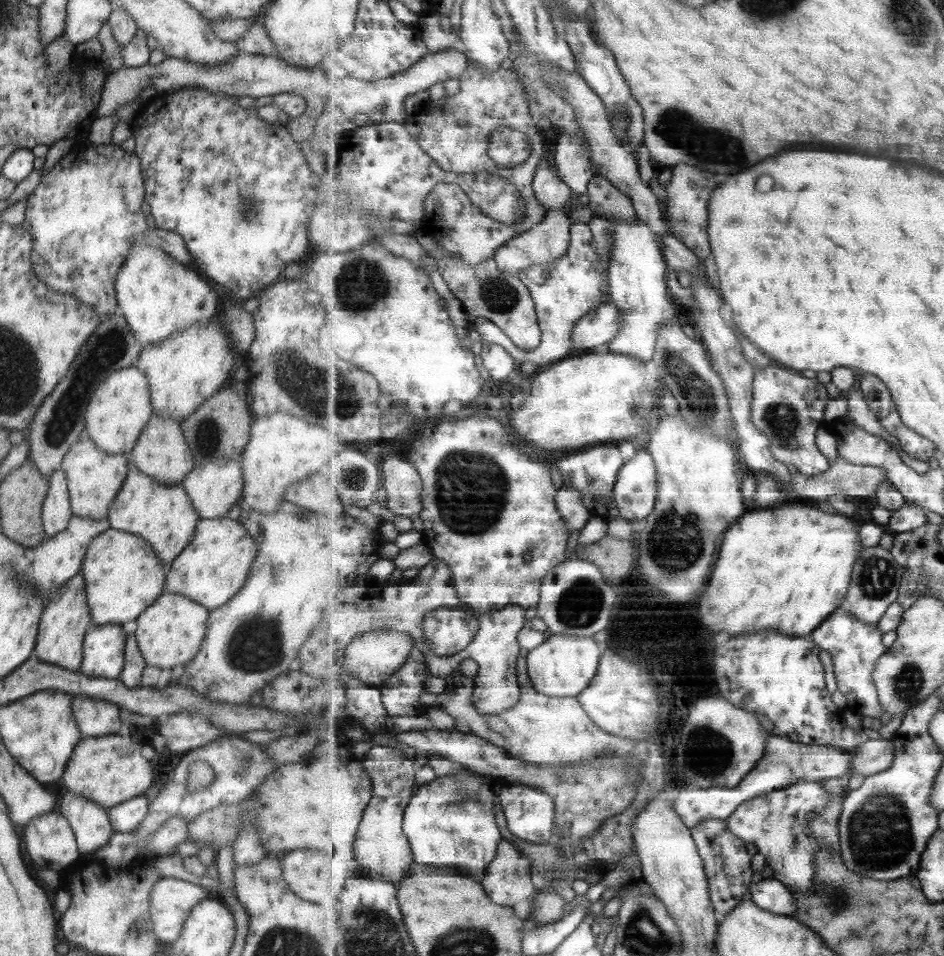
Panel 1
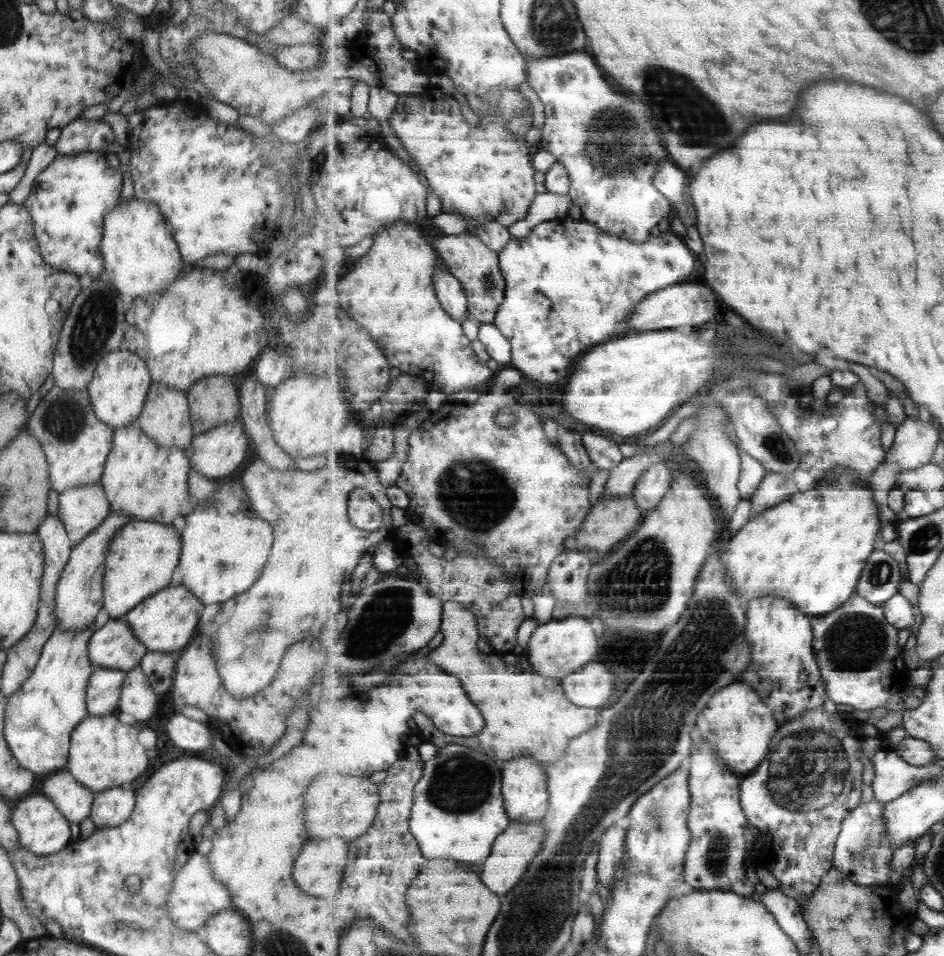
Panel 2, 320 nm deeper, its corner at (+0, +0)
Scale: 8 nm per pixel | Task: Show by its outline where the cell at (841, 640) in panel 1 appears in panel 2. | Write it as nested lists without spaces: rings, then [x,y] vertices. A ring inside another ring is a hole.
[[[855,594],[841,608],[812,617],[814,651],[826,683],[826,694],[835,704],[849,704],[859,710],[887,707],[891,699],[907,688],[910,669],[903,660],[899,629],[886,618],[882,605]]]

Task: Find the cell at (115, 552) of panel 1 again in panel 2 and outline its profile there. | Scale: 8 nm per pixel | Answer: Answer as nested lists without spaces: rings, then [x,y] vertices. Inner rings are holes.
[[[144,520],[125,523],[111,539],[102,576],[102,607],[115,619],[150,594],[165,588],[179,563],[180,534],[171,523]]]

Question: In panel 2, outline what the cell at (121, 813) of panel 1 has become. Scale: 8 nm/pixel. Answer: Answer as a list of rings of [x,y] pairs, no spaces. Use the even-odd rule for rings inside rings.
[[[107,788],[95,794],[88,818],[96,827],[115,826],[127,820],[134,806],[134,788]]]

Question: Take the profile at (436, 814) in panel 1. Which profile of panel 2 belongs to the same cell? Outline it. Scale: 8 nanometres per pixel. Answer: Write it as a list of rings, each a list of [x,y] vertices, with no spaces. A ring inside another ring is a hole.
[[[451,744],[437,748],[433,759],[424,762],[423,778],[415,788],[415,805],[410,822],[411,834],[418,840],[429,860],[433,858],[453,858],[461,862],[485,862],[493,850],[497,838],[509,828],[511,823],[502,794],[502,772],[497,762],[482,748],[469,748],[461,744]]]

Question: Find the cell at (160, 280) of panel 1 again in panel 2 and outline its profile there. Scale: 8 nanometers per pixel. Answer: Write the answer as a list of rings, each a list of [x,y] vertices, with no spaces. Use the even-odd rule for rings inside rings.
[[[135,197],[129,200],[121,198],[118,205],[112,206],[111,210],[103,214],[100,253],[111,286],[119,291],[119,294],[129,296],[131,300],[145,298],[159,290],[165,290],[185,265],[180,259],[176,242],[173,240],[172,233],[167,229],[157,205]]]

